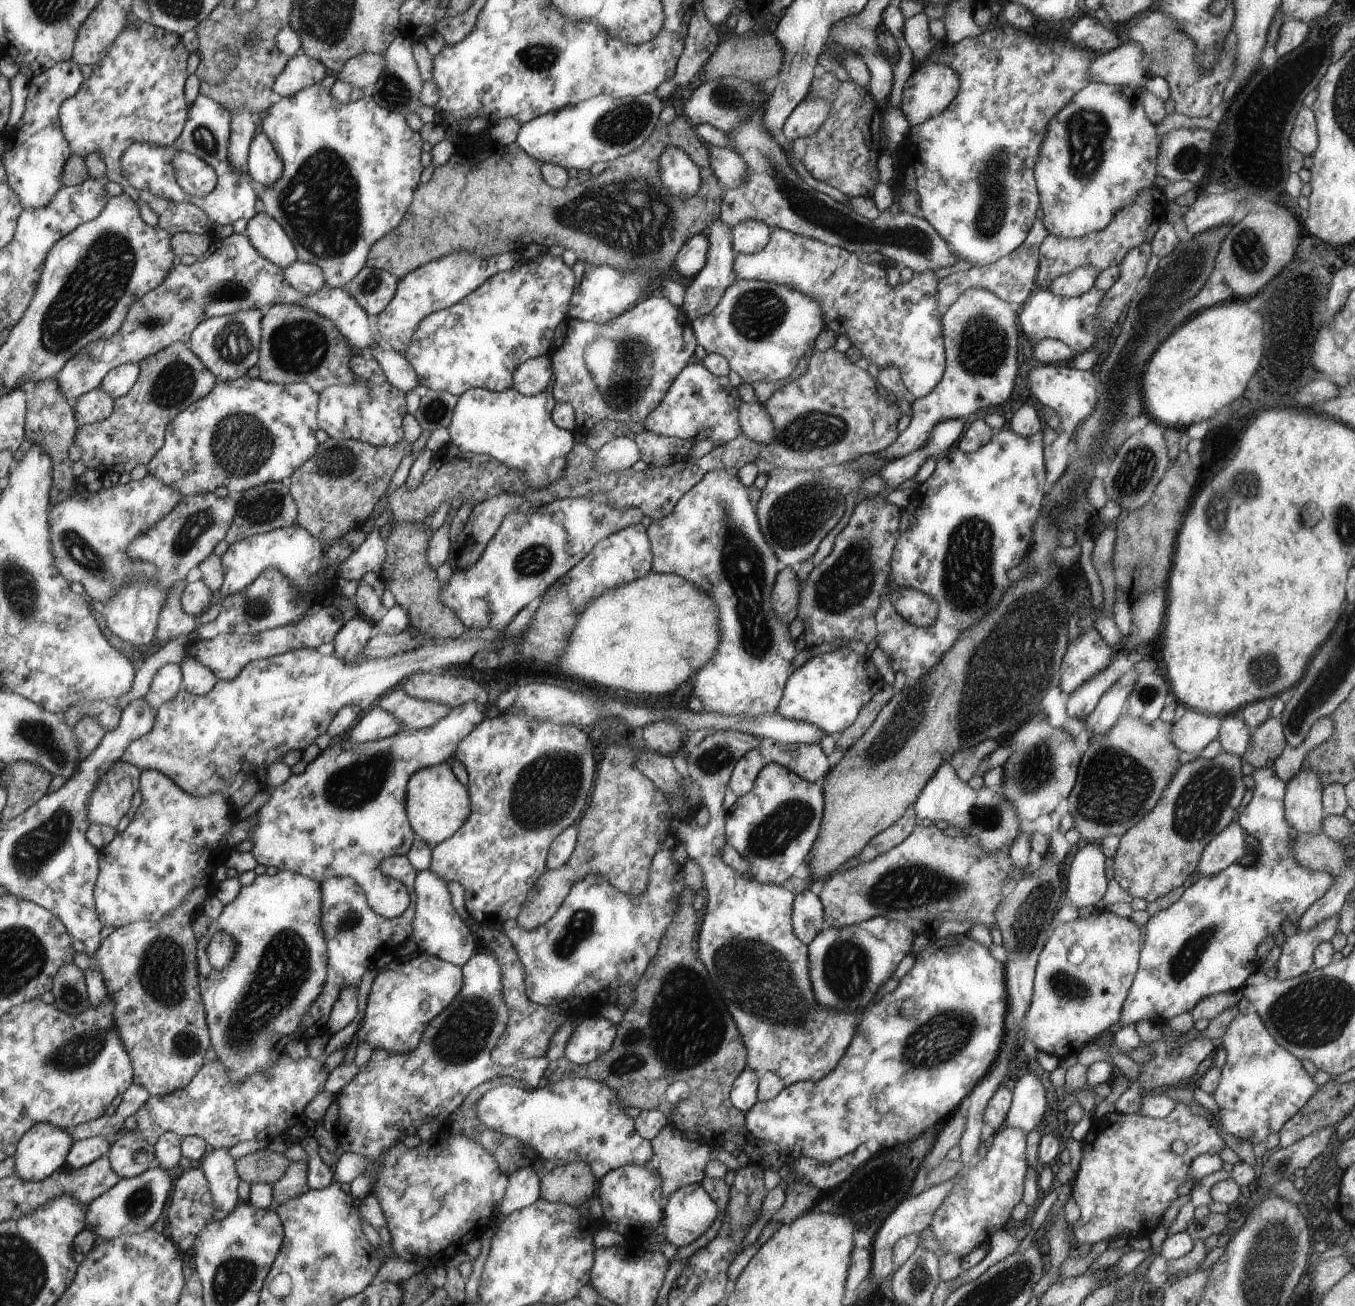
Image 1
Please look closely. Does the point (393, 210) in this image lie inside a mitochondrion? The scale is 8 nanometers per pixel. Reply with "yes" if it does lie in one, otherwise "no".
no

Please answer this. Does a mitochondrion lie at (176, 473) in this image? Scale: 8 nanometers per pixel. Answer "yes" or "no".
no

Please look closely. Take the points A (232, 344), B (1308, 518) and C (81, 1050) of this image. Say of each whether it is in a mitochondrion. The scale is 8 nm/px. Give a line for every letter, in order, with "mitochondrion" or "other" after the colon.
A: mitochondrion
B: mitochondrion
C: mitochondrion

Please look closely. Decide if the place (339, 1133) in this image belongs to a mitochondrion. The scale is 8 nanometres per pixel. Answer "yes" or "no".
no

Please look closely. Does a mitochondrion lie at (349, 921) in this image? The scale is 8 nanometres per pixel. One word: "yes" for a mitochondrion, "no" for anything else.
yes

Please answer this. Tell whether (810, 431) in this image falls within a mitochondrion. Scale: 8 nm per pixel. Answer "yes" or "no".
yes

